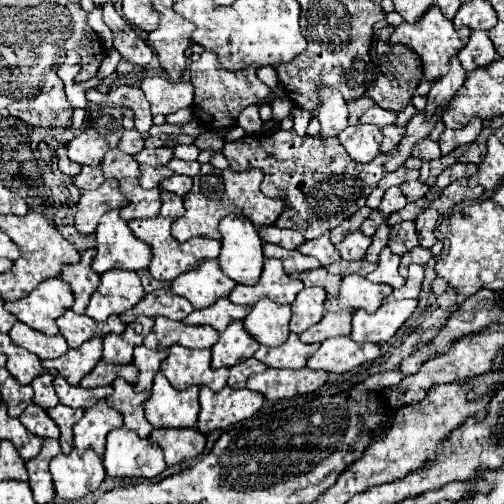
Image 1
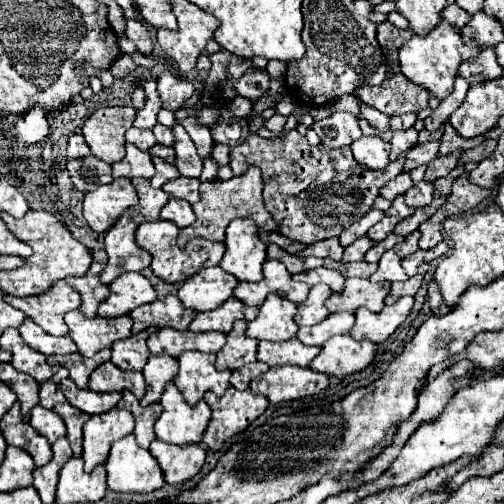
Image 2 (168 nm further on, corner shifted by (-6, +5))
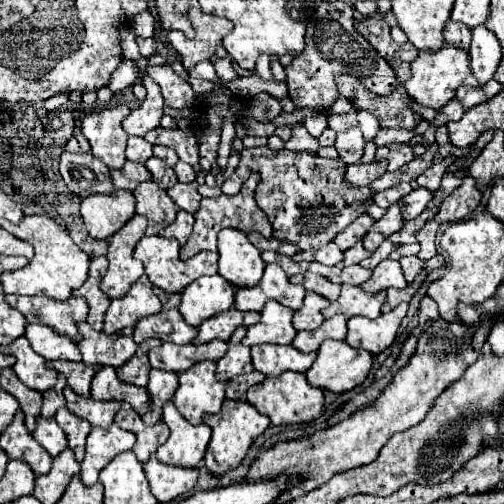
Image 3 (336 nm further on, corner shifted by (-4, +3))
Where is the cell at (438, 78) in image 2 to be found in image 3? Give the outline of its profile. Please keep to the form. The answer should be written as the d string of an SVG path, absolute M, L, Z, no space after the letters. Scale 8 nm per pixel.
M443 45L435 53L431 53L431 51L419 51L417 59L411 63L411 77L405 81L405 91L419 105L441 109L449 99L455 97L455 89L459 85L471 85L471 87L479 85L477 79L471 73L471 69L469 69L469 55L461 47Z

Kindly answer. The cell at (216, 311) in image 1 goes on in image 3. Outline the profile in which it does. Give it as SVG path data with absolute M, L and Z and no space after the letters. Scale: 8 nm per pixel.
M229 309L225 313L217 313L209 319L205 319L201 325L199 325L199 333L197 337L193 339L195 345L201 345L201 343L207 343L211 339L221 339L221 341L229 341L231 333L239 327L239 325L253 325L259 321L259 315L257 313L243 313L243 311L237 311L237 309Z

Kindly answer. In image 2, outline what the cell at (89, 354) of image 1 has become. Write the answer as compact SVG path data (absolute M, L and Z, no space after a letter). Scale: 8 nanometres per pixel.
M105 349L105 351L99 351L99 355L95 357L83 357L79 353L73 353L73 355L55 355L55 357L47 357L49 363L59 363L63 367L69 369L69 377L81 387L85 389L87 387L87 381L89 381L89 375L93 373L93 369L97 369L101 363L109 361L111 357L111 351Z

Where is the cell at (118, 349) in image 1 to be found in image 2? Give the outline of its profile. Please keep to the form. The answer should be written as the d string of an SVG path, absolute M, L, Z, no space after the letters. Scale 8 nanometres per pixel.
M139 335L113 343L111 351L113 351L111 363L117 365L121 371L143 371L149 359L149 349L145 345L145 339L139 339Z

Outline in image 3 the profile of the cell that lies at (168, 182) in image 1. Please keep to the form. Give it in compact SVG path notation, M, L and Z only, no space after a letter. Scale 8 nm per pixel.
M177 183L175 187L171 187L167 191L167 195L173 199L173 203L183 209L183 211L189 211L189 213L195 213L199 209L199 201L201 201L201 195L197 191L195 185L185 185L185 183Z

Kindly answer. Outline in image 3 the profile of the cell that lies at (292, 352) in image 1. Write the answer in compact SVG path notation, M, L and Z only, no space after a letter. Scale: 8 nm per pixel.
M255 345L251 347L253 367L267 377L277 377L283 371L301 371L305 373L317 353L303 353L293 345Z

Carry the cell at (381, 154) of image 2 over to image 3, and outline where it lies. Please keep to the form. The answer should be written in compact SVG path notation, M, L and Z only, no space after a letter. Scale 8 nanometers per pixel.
M373 161L373 163L355 163L349 165L345 171L345 179L351 185L369 185L371 181L375 181L377 177L381 177L387 171L387 161Z

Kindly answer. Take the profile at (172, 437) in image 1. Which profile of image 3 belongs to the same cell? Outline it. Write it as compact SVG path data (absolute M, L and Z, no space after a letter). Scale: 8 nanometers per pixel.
M155 453L145 463L145 473L149 477L149 487L151 487L153 495L161 503L169 503L169 501L189 493L199 477L197 469L165 465L155 457Z

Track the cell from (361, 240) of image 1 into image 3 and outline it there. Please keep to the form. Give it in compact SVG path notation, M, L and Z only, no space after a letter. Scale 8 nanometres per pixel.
M357 243L357 245L353 245L351 249L347 249L347 251L343 253L343 261L341 261L341 265L345 265L345 267L355 265L355 263L367 259L369 255L371 255L371 253L363 247L363 243Z

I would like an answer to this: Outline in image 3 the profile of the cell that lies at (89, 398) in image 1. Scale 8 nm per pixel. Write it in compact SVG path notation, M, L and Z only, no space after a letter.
M65 387L65 399L67 399L67 409L83 419L87 419L91 425L107 429L113 423L113 417L119 409L119 401L95 401L91 397L81 397L77 395L71 387Z

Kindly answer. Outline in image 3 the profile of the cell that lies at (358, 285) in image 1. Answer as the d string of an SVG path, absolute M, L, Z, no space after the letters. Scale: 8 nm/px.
M343 285L339 299L335 299L329 307L323 309L322 314L323 317L333 317L333 315L341 313L345 317L363 315L363 317L375 319L381 313L385 297L387 297L385 291L379 291L377 295L369 295L361 287Z

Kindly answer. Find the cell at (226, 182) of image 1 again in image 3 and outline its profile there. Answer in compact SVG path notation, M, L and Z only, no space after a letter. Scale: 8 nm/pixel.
M251 173L251 177L243 183L241 191L237 195L219 195L219 197L211 197L211 199L203 199L199 211L193 215L195 217L195 227L193 233L189 237L189 241L181 247L181 259L189 259L193 257L197 251L217 251L217 233L223 227L235 227L243 233L261 233L263 237L271 237L273 229L271 223L267 219L267 215L257 207L255 203L255 187L259 183L257 173Z

